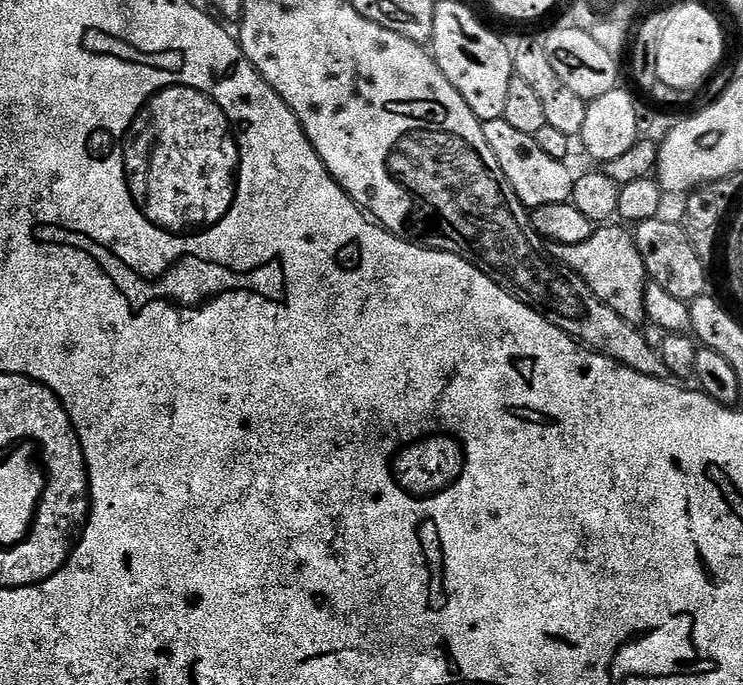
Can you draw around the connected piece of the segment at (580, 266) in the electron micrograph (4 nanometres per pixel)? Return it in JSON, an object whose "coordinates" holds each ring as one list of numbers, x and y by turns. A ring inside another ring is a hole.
{"coordinates":[[600,226,586,242,574,246,552,244,550,255,558,264,574,270,590,286,590,290,610,310,631,322,644,320,644,286,649,283,642,254,638,254,635,235,627,227]]}

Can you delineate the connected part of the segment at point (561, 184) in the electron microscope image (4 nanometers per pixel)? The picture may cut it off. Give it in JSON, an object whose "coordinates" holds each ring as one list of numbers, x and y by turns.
{"coordinates":[[505,120,483,121,486,143,489,144,494,158,498,158,498,166,502,166,502,174,506,174,506,182,514,186,514,194,531,210,538,206,554,206,567,204,572,198,572,182,574,172,571,172,565,161,550,158,538,147,535,136,522,134,515,126]]}

